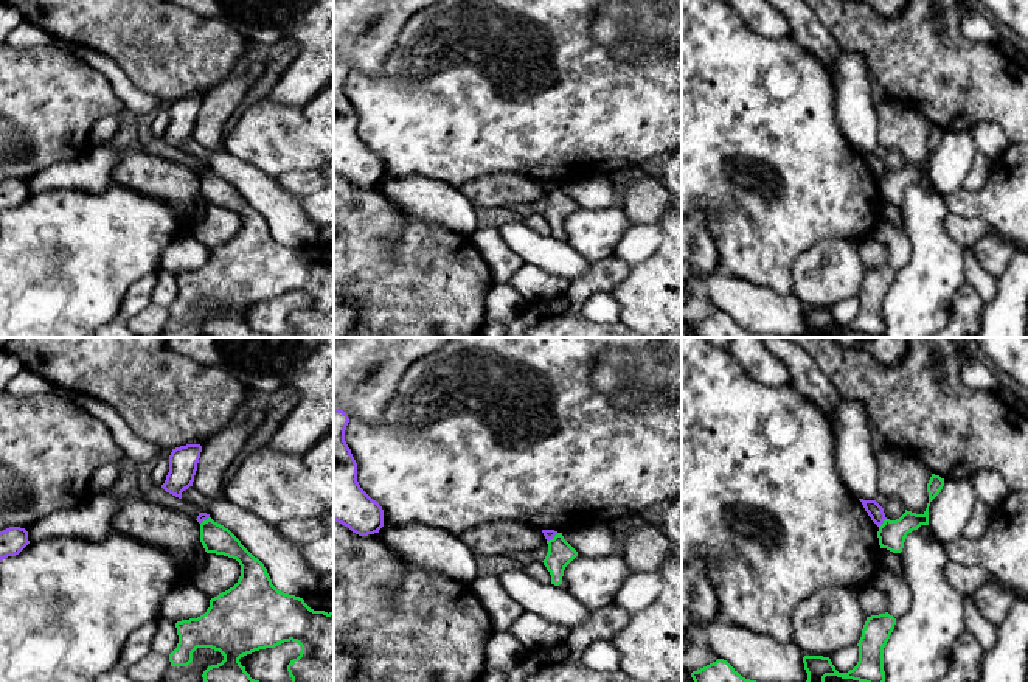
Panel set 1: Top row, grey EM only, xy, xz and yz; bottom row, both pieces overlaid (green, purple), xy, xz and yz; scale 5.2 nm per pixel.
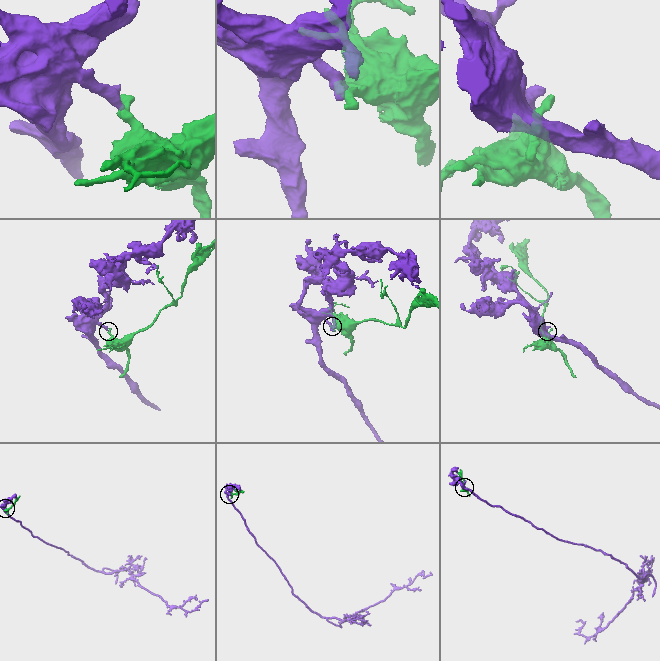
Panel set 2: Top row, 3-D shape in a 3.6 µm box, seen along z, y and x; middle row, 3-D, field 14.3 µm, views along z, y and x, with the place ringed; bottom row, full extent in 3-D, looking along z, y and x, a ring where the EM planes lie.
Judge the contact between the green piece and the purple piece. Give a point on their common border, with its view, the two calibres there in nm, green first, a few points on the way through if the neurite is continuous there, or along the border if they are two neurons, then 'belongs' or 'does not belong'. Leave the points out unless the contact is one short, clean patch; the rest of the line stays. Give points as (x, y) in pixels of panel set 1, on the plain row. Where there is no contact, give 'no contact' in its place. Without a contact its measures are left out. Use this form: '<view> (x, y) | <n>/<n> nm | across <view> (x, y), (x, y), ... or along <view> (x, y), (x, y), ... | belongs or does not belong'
yz (884, 174) | 150/80 nm | along yz (885, 170), (878, 177) | does not belong

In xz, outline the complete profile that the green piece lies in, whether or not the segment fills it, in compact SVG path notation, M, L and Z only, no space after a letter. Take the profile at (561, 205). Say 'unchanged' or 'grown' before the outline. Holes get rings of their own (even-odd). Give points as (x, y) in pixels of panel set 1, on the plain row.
unchanged; M557 185L553 191L547 193L548 205L542 213L551 227L551 236L562 235L565 219L578 208L578 204Z

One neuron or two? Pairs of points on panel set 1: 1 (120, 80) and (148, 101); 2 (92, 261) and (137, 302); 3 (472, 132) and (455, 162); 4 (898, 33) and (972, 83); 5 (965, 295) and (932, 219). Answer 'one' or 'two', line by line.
1: one
2: two
3: one
4: one
5: two

